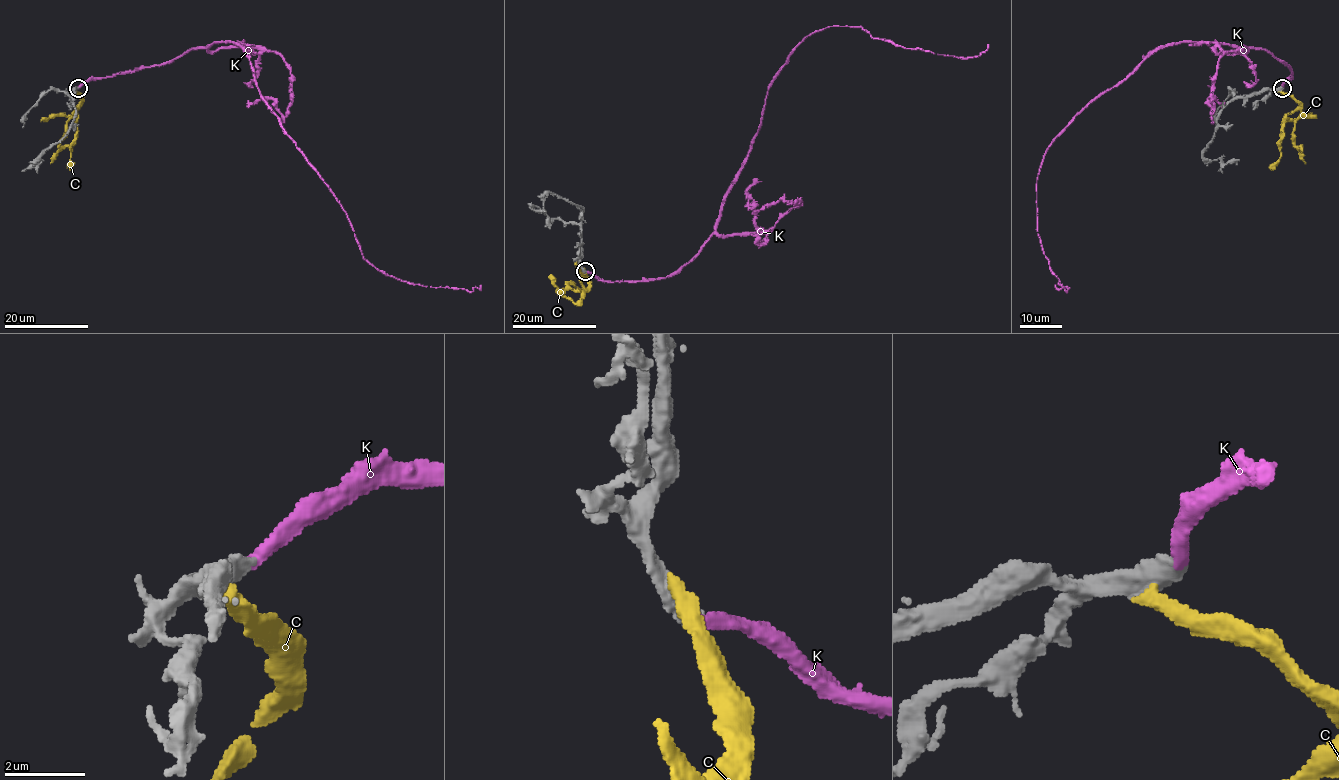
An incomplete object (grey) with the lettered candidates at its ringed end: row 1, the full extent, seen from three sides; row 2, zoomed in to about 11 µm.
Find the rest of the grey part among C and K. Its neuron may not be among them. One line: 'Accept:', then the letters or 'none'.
Accept: K

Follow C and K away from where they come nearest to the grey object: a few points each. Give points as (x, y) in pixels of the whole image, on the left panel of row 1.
C: (75, 90), (81, 100), (73, 111), (75, 139), (70, 149), (69, 170)
K: (77, 87), (233, 42), (243, 49), (282, 130), (345, 213), (366, 259), (431, 287), (472, 291), (481, 285)

